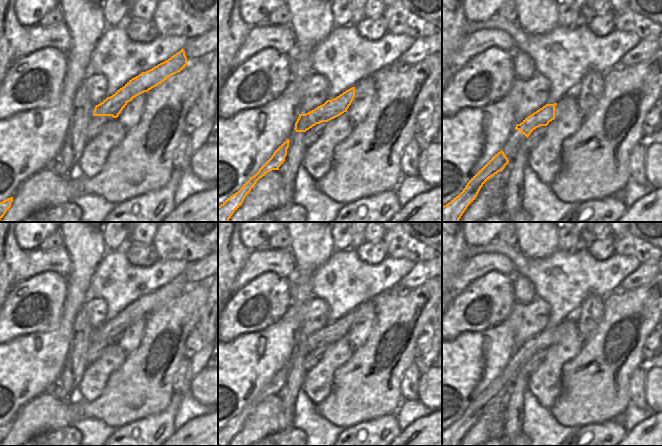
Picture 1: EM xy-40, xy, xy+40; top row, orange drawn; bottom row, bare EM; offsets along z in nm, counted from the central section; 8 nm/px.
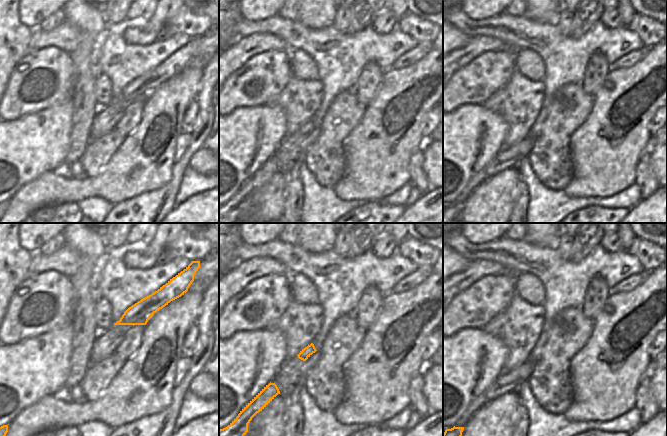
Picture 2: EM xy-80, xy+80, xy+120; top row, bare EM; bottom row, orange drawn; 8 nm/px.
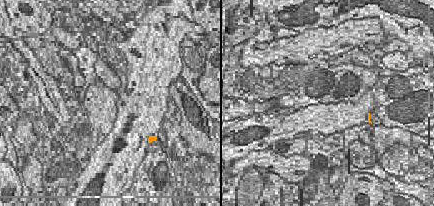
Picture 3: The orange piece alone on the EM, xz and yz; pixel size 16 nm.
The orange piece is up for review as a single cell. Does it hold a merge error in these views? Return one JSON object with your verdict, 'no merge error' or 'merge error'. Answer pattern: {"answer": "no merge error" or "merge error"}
{"answer": "no merge error"}

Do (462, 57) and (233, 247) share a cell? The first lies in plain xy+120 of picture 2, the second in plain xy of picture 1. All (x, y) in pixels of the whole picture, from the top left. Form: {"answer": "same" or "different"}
{"answer": "different"}

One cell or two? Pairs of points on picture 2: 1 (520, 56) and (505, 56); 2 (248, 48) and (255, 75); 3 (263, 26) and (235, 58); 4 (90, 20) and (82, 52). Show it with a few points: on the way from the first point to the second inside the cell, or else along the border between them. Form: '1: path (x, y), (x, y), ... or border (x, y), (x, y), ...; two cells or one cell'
1: border (513, 51), (513, 63), (516, 70); two cells
2: border (273, 51), (263, 51), (251, 56), (232, 72); two cells
3: border (281, 38), (270, 33), (251, 33), (236, 39); two cells
4: path (90, 28), (90, 44); one cell

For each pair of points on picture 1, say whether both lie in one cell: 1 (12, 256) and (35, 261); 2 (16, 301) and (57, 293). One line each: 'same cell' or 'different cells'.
1: different cells
2: same cell

